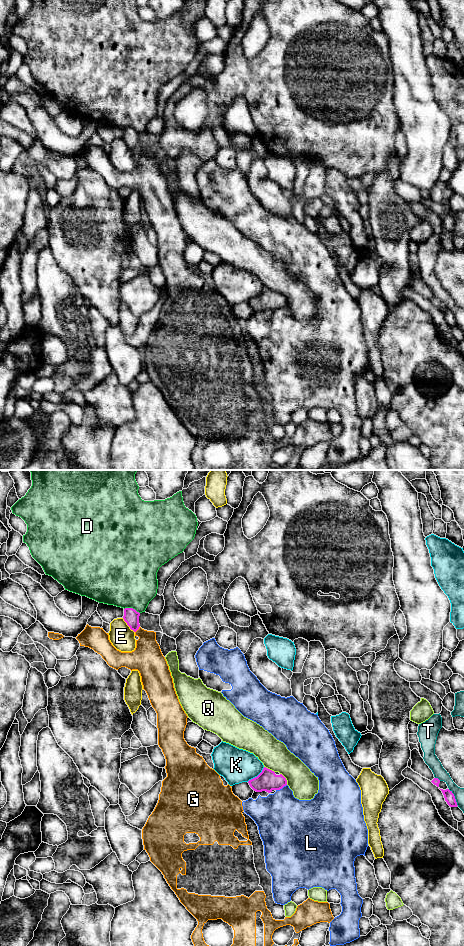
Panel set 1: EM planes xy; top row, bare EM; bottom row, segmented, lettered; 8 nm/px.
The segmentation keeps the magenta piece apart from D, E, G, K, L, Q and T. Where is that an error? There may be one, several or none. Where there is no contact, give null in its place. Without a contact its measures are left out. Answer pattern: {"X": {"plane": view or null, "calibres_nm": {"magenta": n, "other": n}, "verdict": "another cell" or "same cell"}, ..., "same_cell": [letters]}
{"D": {"plane": "xy", "calibres_nm": {"magenta": 120, "other": 480}, "verdict": "another cell"}, "E": {"plane": "xy", "calibres_nm": {"magenta": 120, "other": 190}, "verdict": "another cell"}, "G": {"plane": "xy", "calibres_nm": {"magenta": 120, "other": 240}, "verdict": "another cell"}, "K": {"plane": "xy", "calibres_nm": {"magenta": 170, "other": 280}, "verdict": "another cell"}, "L": {"plane": "xy", "calibres_nm": {"magenta": 170, "other": 400}, "verdict": "another cell"}, "Q": {"plane": "xy", "calibres_nm": {"magenta": 170, "other": 240}, "verdict": "another cell"}, "T": {"plane": "xy", "calibres_nm": {"magenta": 80, "other": 100}, "verdict": "another cell"}, "same_cell": []}

